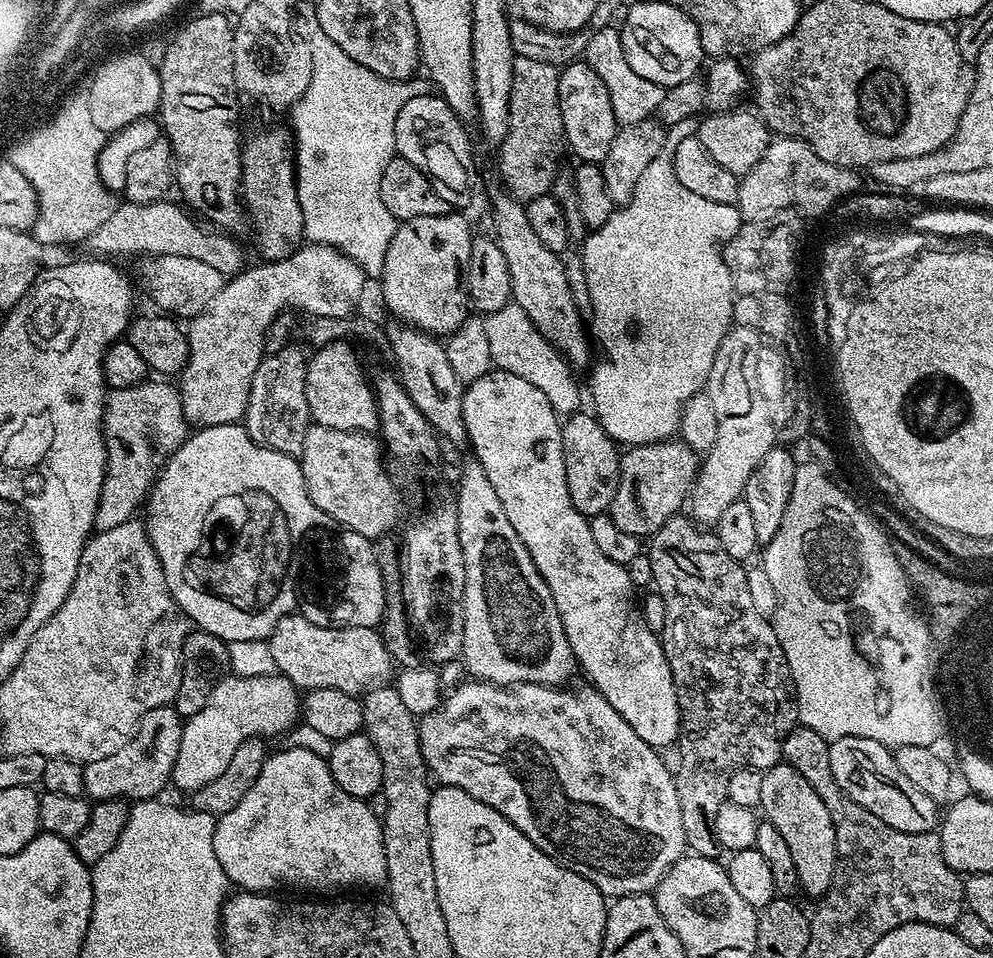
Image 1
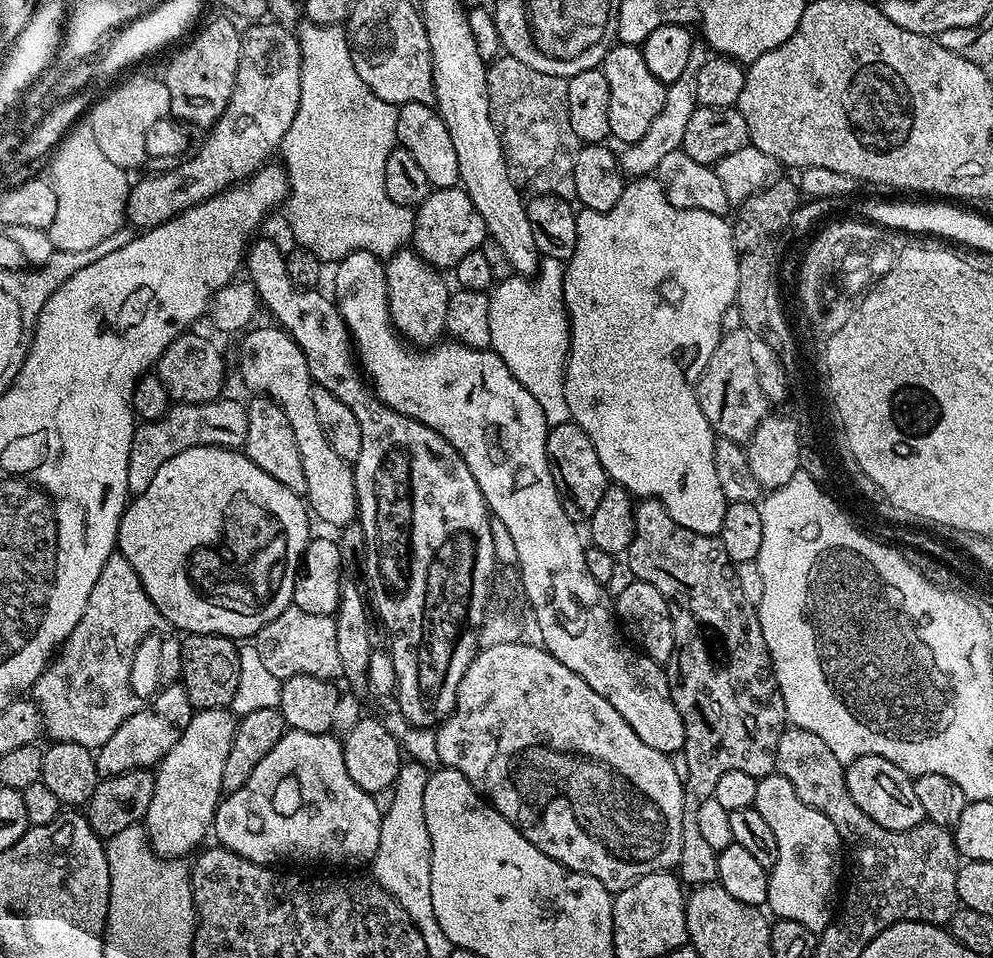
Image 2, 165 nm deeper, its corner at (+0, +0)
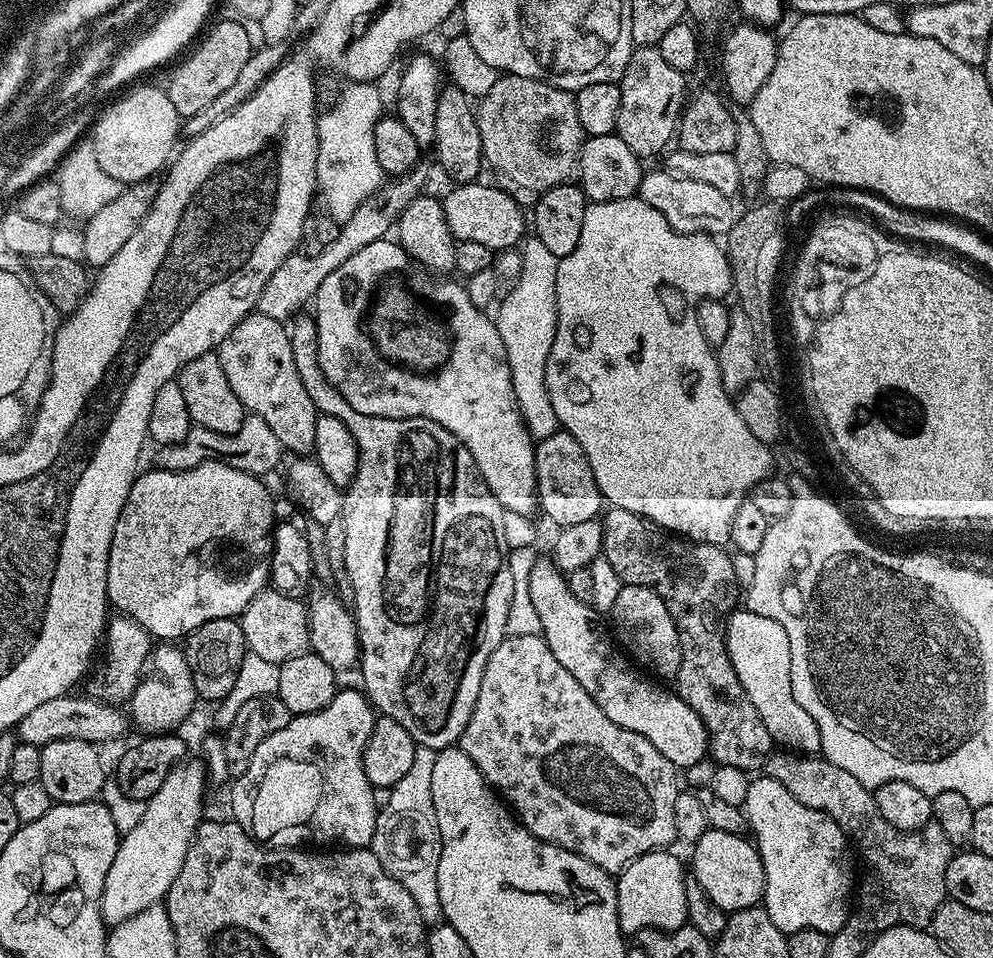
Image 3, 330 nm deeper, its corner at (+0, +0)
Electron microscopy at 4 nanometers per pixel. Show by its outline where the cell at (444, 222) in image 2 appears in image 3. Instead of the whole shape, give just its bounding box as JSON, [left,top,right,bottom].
[442,183,526,249]

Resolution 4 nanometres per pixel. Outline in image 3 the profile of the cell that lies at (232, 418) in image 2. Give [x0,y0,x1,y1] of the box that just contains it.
[155,414,286,477]

